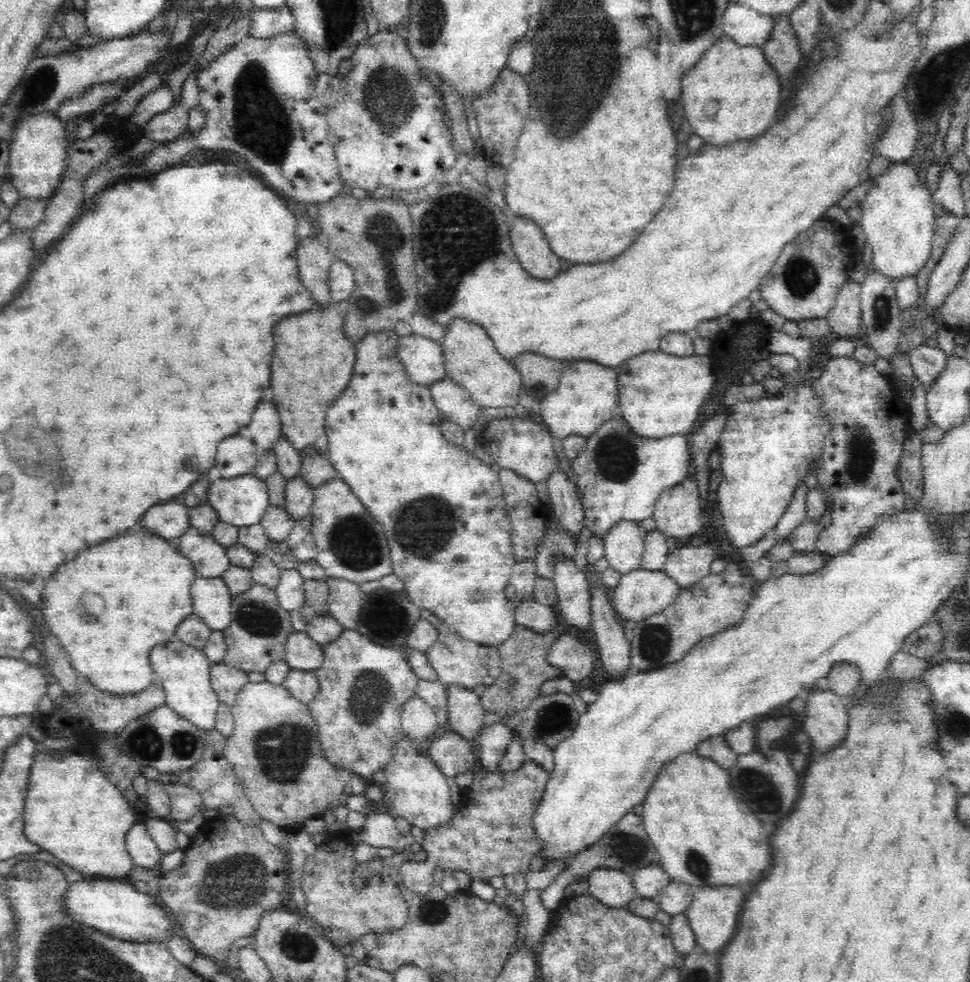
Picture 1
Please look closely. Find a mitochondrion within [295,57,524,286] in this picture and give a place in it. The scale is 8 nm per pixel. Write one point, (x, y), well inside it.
(390, 95)

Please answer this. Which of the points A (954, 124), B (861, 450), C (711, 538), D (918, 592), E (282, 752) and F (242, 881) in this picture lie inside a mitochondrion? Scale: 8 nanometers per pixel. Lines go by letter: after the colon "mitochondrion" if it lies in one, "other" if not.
A: other
B: mitochondrion
C: other
D: other
E: mitochondrion
F: mitochondrion

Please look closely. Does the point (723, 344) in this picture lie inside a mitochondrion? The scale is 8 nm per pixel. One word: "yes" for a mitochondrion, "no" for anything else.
no

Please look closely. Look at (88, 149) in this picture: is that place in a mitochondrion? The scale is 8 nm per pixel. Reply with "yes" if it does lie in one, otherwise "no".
no

